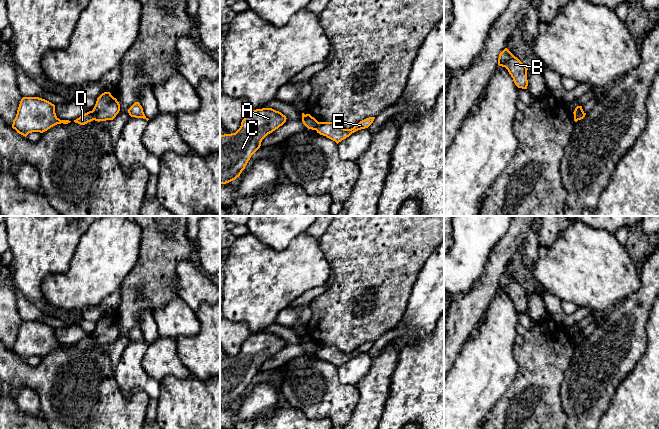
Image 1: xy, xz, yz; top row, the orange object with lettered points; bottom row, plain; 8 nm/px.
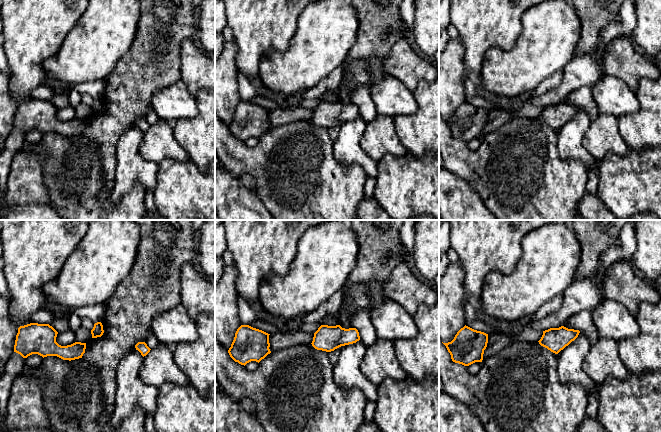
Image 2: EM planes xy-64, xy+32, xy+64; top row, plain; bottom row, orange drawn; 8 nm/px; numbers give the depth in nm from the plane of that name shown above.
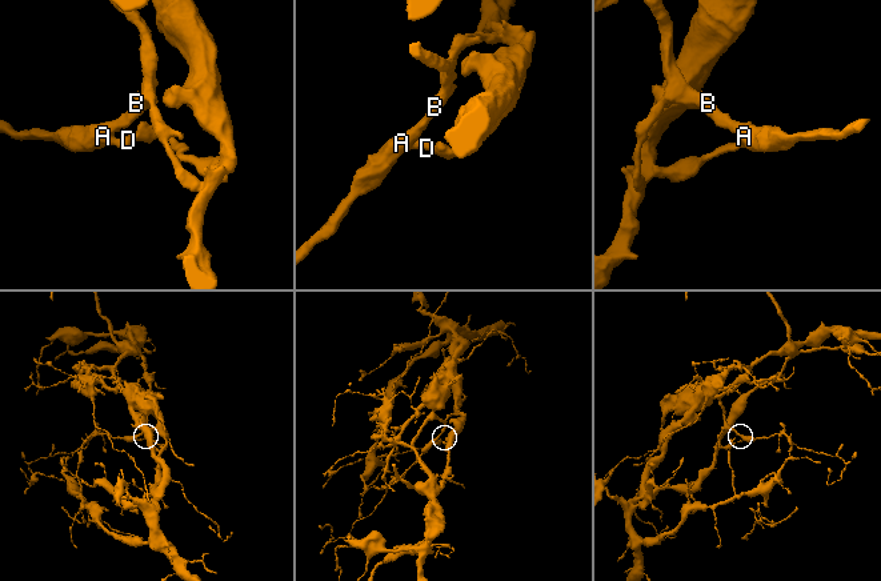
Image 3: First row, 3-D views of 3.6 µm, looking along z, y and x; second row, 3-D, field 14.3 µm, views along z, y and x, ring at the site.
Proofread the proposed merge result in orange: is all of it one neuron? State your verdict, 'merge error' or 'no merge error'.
merge error

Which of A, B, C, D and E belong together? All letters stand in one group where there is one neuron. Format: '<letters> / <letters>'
A B C D / E

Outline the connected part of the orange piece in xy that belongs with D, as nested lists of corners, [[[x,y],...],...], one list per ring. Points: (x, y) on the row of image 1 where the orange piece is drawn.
[[[89,111],[85,114],[83,114],[82,116],[80,116],[79,118],[77,118],[76,120],[74,120],[75,123],[78,123],[80,125],[85,125],[88,122],[91,122],[94,120],[94,114],[92,111]]]

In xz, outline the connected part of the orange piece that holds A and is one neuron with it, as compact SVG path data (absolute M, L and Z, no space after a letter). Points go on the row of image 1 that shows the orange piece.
M272 108L251 110L241 122L240 128L231 134L220 136L220 185L240 176L251 156L260 148L262 140L286 122L286 116Z

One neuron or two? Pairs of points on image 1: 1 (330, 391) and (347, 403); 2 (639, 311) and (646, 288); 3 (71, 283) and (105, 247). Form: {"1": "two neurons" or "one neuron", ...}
{"1": "one neuron", "2": "one neuron", "3": "one neuron"}

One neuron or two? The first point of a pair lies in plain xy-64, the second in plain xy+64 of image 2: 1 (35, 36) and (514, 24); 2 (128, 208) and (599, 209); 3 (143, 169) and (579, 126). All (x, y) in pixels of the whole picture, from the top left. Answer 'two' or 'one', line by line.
1: one
2: two
3: one

